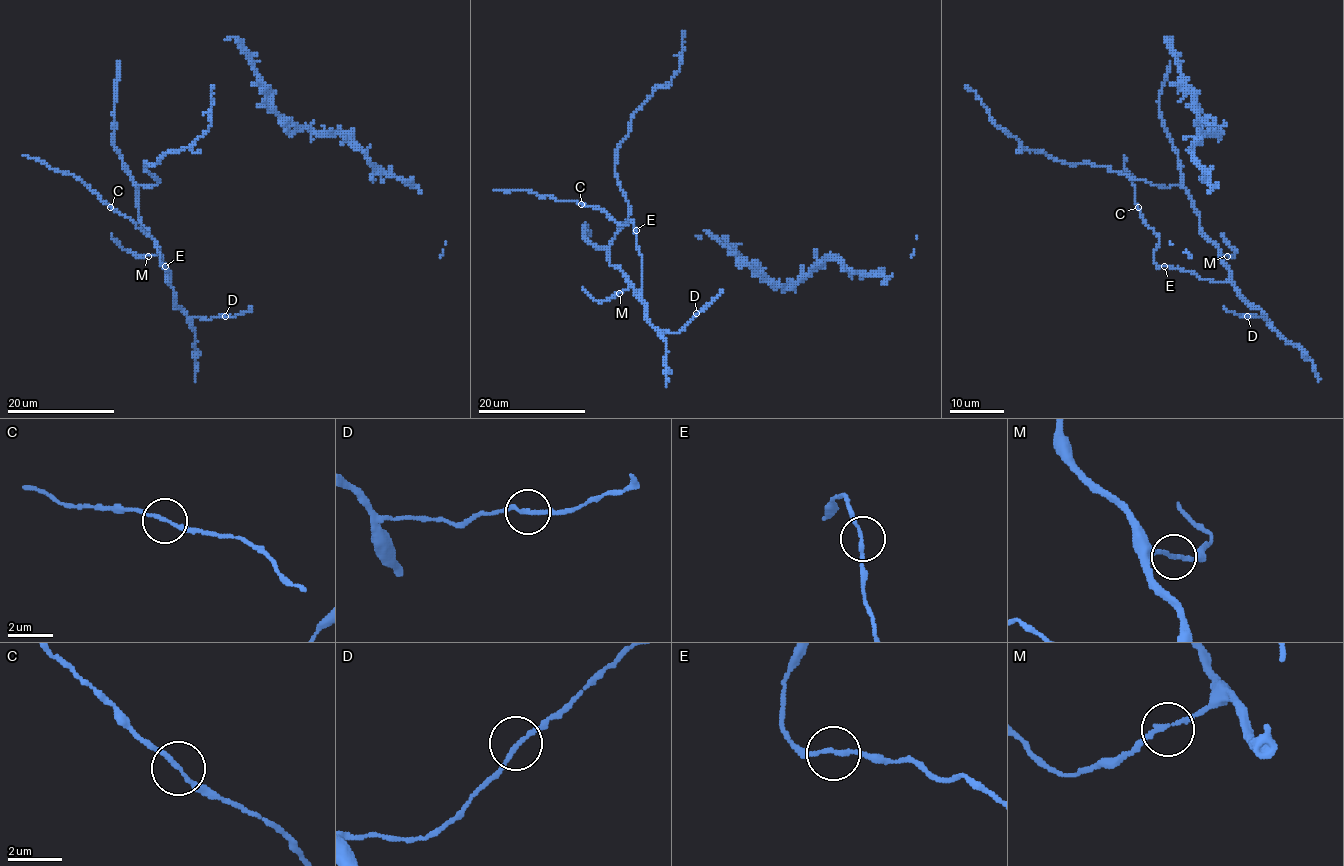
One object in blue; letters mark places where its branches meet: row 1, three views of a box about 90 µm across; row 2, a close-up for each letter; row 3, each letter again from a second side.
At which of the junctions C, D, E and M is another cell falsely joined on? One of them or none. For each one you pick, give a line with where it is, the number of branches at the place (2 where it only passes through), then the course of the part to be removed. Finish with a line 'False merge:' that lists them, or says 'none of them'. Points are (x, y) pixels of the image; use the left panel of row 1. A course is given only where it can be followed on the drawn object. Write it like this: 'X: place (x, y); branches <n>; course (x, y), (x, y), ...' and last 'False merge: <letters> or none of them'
False merge: none of them

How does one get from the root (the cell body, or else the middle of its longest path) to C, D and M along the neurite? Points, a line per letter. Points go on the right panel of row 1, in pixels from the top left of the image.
C: (1162, 87), (1158, 116), (1199, 229), (1216, 246), (1228, 279), (1215, 283), (1157, 265), (1160, 237), (1138, 207)
D: (1162, 87), (1158, 116), (1177, 153), (1199, 229), (1216, 246), (1235, 289), (1266, 318), (1247, 316)
M: (1162, 87), (1158, 116), (1177, 153), (1181, 179), (1199, 217), (1199, 229), (1227, 256)

